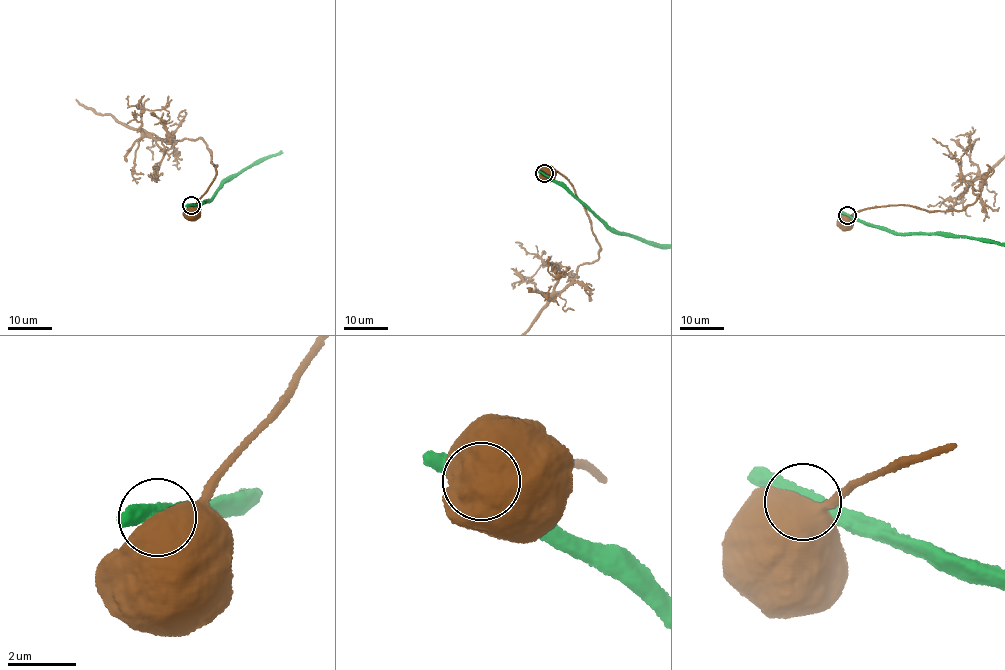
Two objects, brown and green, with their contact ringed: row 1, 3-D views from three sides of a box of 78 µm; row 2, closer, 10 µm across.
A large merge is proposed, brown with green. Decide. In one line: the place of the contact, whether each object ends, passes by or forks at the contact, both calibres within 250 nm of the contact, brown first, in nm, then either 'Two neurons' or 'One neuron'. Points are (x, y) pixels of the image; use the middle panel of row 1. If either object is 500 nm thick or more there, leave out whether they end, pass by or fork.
Place: (544, 173). Thickness 1050 nm (brown) against 400 nm. Two neurons

